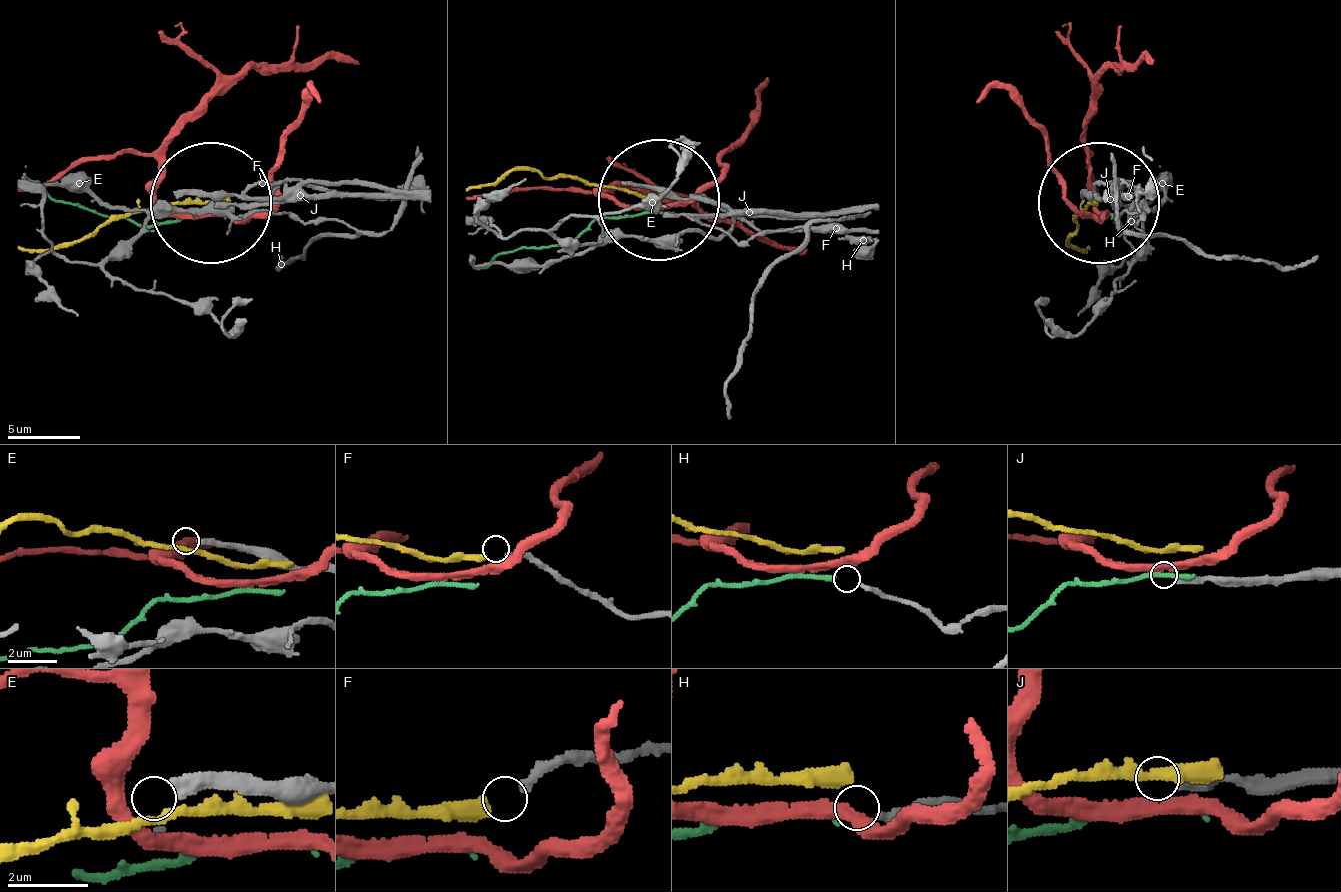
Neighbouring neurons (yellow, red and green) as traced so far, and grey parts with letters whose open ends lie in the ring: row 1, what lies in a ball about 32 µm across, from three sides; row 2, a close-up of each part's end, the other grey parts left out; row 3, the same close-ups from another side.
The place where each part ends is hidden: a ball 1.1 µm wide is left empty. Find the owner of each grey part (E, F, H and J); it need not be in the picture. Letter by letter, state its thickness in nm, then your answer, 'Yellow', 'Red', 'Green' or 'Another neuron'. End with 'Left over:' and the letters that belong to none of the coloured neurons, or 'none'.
E: Thickness 320 nm. Another neuron
F: Thickness 240 nm. Yellow
H: Thickness 200 nm. Green
J: Thickness 360 nm. Another neuron
Left over: E, J

